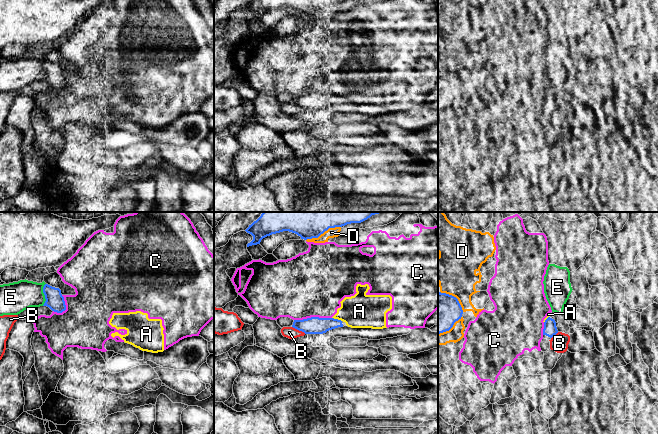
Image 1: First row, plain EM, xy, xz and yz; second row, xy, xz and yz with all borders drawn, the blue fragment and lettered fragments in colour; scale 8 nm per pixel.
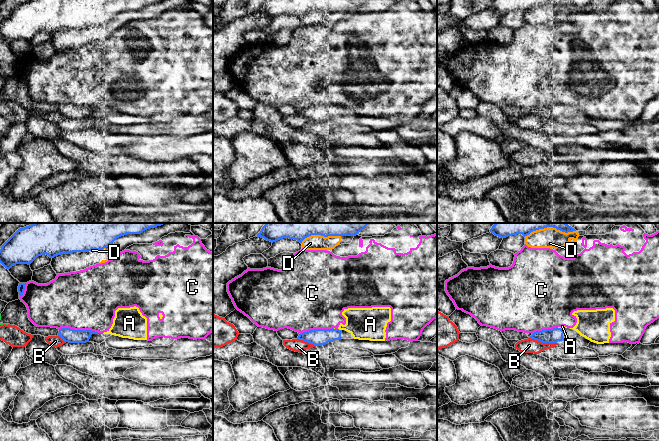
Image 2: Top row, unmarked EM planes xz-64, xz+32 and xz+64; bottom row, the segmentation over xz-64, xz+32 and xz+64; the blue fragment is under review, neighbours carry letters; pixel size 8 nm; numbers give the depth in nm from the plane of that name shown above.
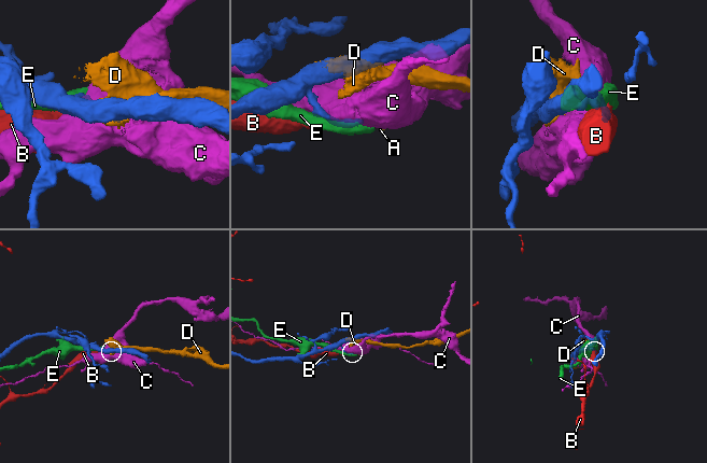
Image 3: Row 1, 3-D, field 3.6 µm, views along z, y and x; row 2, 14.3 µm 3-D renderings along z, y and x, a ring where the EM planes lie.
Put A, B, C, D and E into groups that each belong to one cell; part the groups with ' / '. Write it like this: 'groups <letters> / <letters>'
groups A C / B / D / E

